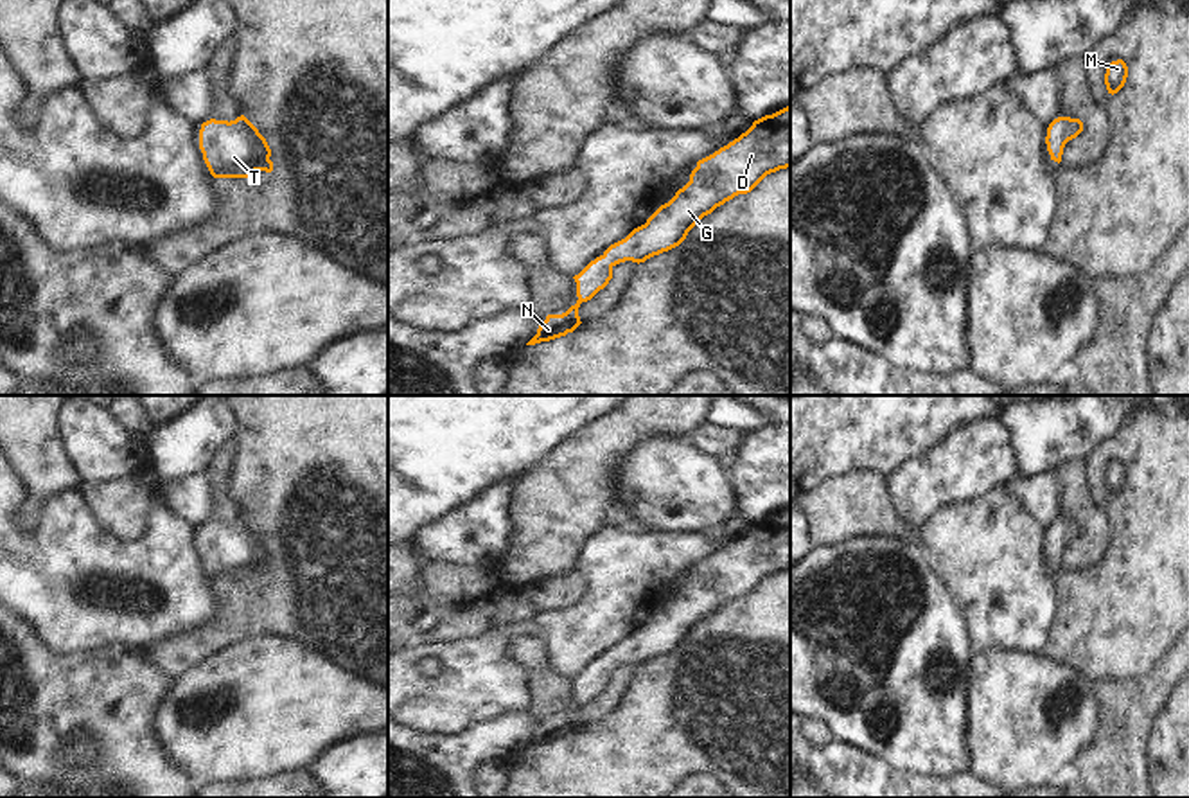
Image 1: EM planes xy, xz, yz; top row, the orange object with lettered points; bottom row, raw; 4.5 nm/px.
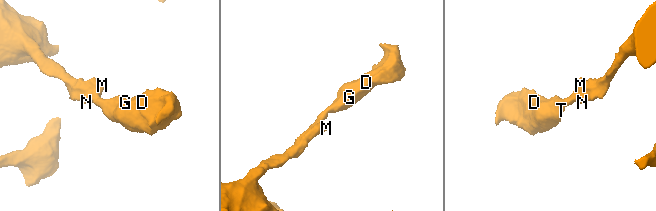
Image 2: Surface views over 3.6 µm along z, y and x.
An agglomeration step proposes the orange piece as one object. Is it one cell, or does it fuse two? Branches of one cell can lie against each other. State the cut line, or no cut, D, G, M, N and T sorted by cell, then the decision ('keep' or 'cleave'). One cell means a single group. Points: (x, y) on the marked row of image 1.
no cut; D G M N T; keep

